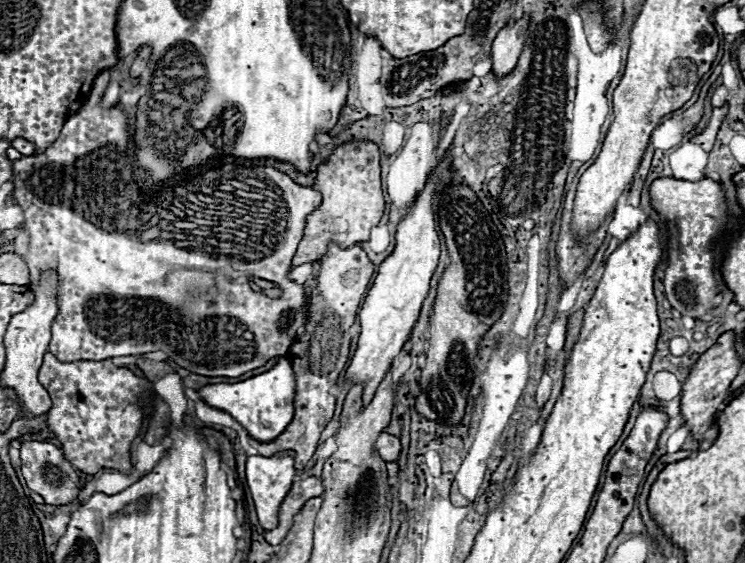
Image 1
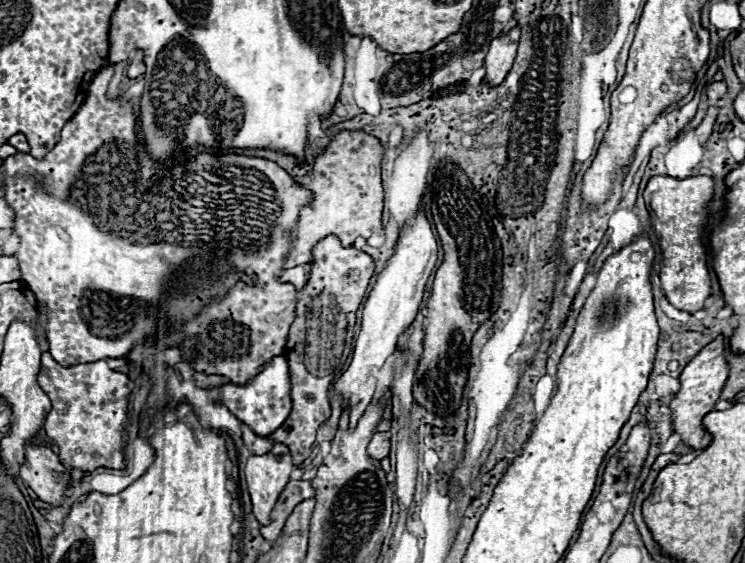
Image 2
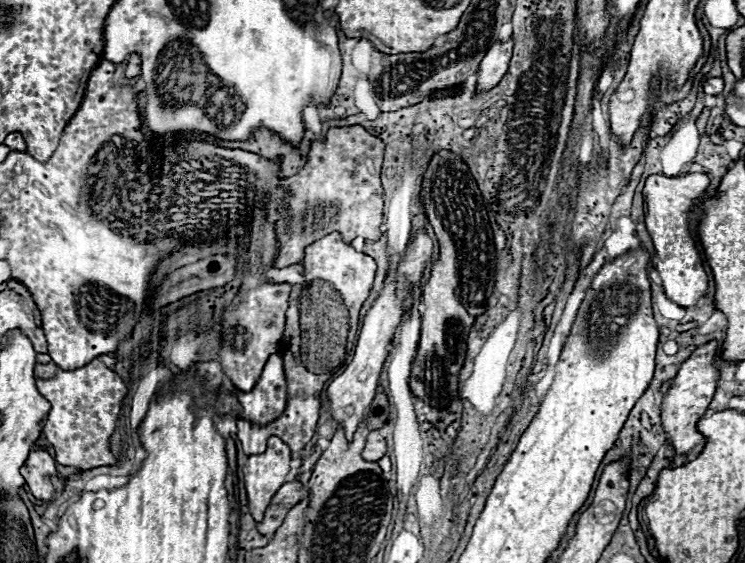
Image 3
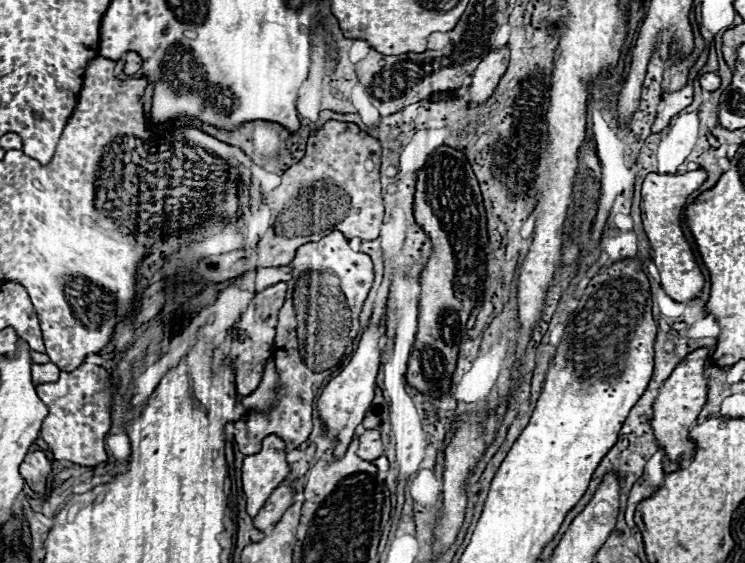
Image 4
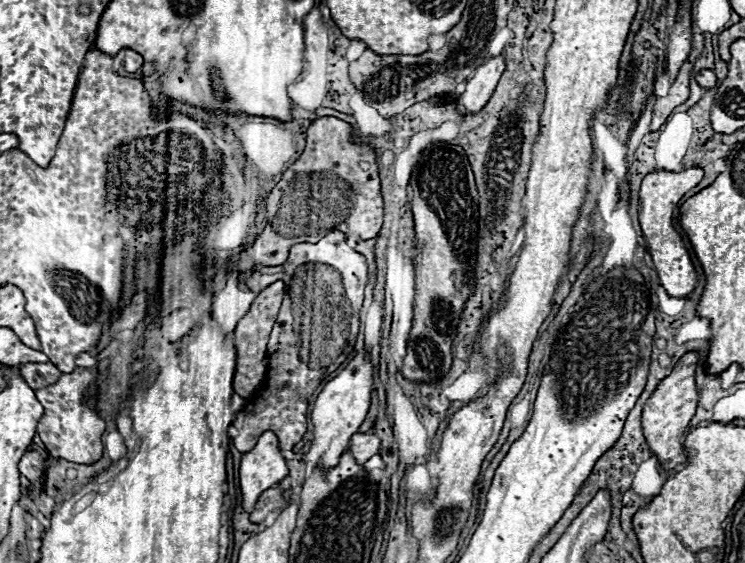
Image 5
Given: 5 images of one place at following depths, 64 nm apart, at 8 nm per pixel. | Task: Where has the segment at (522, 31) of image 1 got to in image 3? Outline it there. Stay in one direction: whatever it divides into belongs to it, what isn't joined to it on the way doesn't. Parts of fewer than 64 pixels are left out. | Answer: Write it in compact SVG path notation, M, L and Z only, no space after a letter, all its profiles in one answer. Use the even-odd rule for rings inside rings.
M512 38L508 42L494 42L488 48L488 52L478 68L478 74L480 74L478 90L492 90L506 76L510 58L512 58L512 48L514 48Z

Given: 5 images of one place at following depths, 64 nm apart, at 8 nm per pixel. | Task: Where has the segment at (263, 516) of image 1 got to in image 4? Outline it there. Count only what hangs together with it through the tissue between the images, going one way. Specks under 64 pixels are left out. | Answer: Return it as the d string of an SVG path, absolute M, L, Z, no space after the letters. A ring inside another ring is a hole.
M274 434L264 438L258 454L244 458L242 486L246 494L246 512L252 518L258 516L268 496L284 482L288 474L290 468L286 462L286 446Z

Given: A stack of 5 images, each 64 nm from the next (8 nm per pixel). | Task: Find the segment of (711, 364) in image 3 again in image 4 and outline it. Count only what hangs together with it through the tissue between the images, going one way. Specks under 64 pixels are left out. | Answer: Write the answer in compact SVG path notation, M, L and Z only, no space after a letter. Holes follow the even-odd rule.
M698 348L692 354L688 354L672 372L672 376L664 382L660 388L660 394L654 402L654 416L650 420L654 436L660 444L660 448L666 450L668 458L672 462L680 460L684 452L690 452L696 448L696 442L690 438L690 428L696 426L698 414L702 412L706 398L708 398L708 378L704 374L704 364L710 358L710 348Z

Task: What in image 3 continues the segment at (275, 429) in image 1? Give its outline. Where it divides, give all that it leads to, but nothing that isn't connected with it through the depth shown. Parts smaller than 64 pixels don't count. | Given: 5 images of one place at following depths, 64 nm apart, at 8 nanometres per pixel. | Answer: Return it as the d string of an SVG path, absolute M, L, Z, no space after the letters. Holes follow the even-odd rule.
M272 354L250 392L242 392L238 388L232 390L238 398L242 412L238 418L248 420L256 426L268 426L280 418L286 408L286 376L282 366L282 356Z

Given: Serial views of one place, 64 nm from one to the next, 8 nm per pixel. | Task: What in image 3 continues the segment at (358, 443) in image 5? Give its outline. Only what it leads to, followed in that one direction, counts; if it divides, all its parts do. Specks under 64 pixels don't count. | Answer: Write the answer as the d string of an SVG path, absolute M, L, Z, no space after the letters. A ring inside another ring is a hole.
M372 430L366 438L366 448L362 456L370 462L378 462L386 454L386 436L380 430Z

